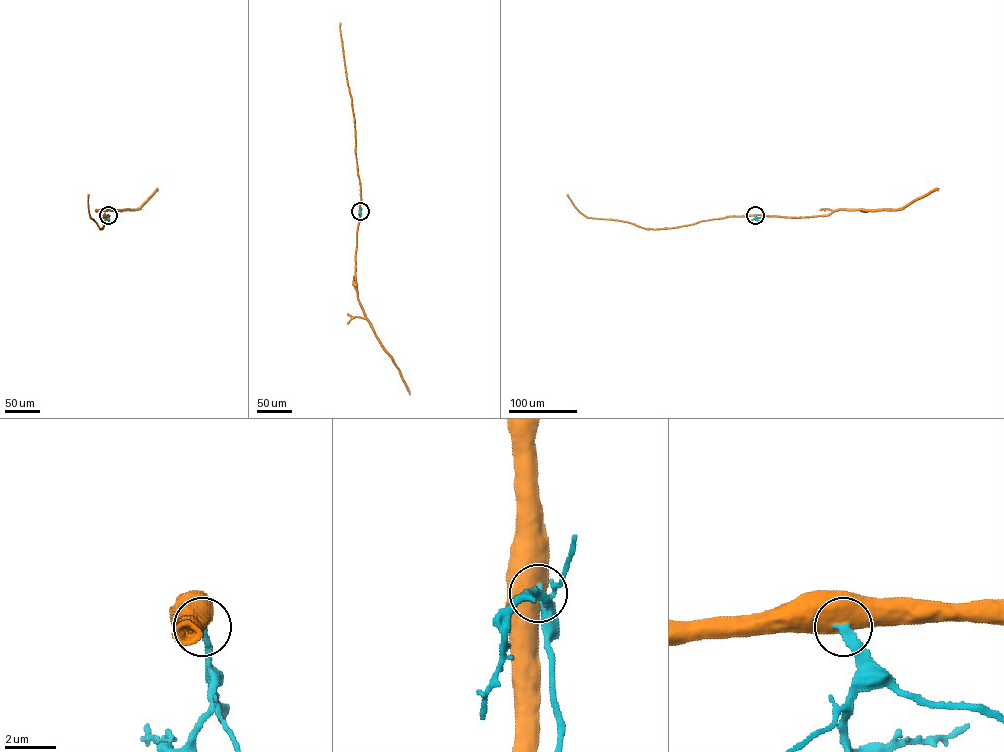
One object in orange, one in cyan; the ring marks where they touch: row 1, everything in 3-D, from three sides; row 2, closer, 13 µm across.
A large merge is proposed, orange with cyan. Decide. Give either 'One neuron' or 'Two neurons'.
Two neurons

